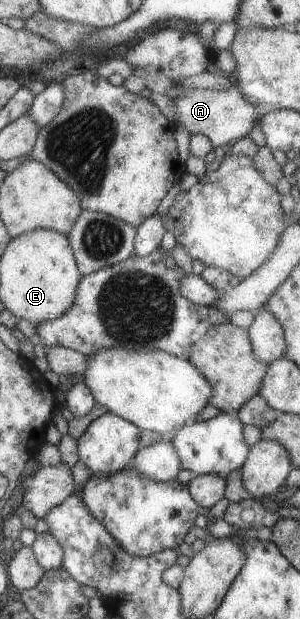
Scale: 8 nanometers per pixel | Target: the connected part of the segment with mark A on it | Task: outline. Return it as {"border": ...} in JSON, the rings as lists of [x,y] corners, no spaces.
{"border":[[[233,87],[216,91],[210,89],[181,88],[182,93],[176,101],[172,102],[175,109],[174,123],[182,126],[192,134],[202,133],[210,139],[213,148],[224,146],[227,148],[231,143],[248,136],[248,132],[256,123],[260,124],[263,113],[258,113],[249,102],[242,98],[241,91]]]}

